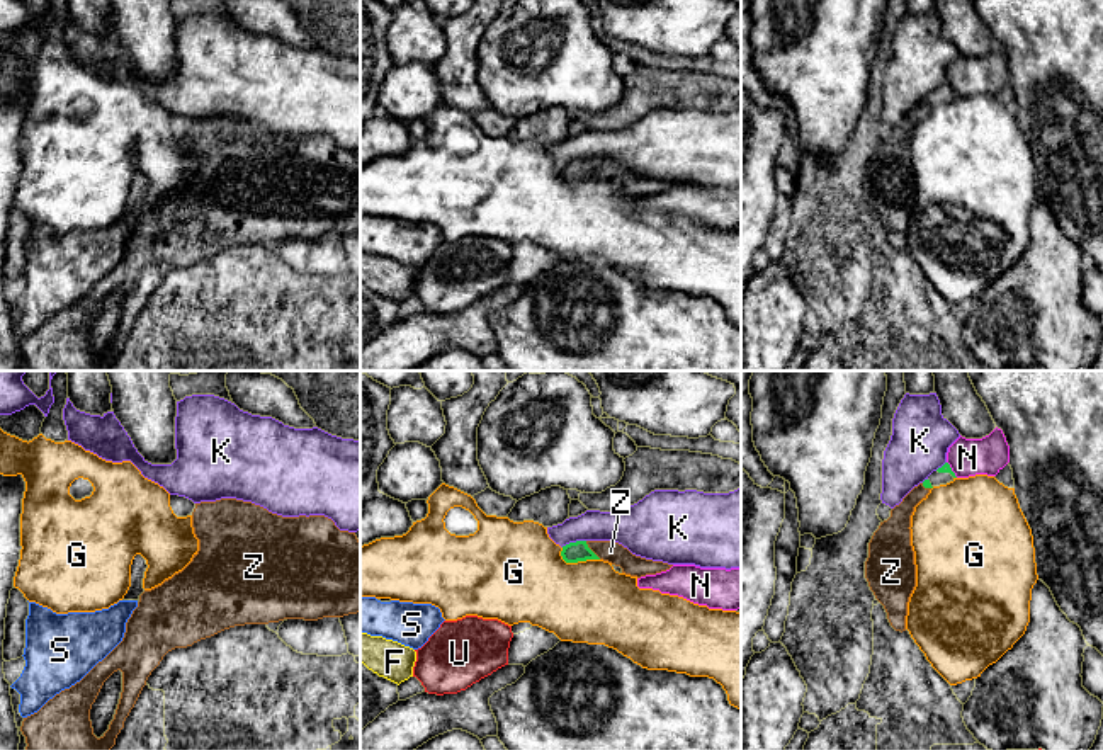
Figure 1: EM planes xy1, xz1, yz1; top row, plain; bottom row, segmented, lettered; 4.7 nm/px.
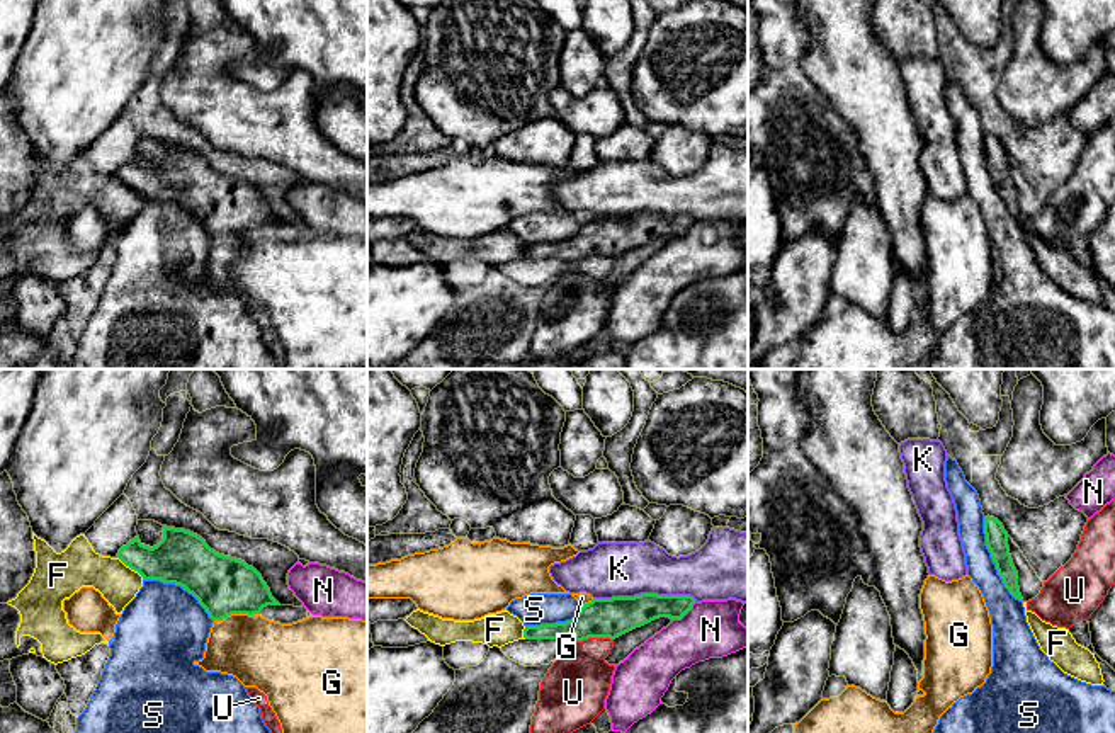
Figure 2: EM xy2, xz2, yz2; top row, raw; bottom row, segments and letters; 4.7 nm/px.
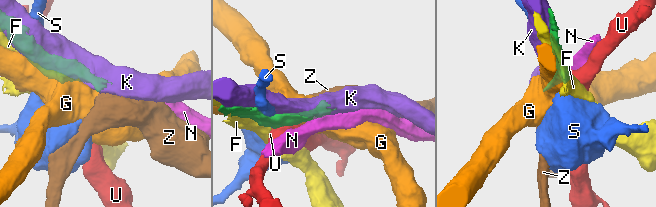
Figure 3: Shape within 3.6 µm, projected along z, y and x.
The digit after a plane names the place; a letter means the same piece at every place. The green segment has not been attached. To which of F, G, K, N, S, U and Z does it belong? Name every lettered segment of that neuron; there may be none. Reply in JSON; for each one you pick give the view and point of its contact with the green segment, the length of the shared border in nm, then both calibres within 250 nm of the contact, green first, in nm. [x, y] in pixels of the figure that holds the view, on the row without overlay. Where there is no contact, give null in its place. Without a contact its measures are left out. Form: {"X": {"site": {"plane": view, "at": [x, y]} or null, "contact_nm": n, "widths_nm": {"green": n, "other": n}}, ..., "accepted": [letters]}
{"Z": {"site": {"plane": "xz1", "at": [590, 169]}, "contact_nm": 120, "widths_nm": {"green": 100, "other": 100}}, "accepted": ["Z"]}

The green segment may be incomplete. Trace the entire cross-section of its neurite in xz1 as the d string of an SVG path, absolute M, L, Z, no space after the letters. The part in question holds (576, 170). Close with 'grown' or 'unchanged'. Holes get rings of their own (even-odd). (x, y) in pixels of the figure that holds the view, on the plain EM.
M576 160L563 165L561 175L566 182L586 179L603 179L622 187L631 196L656 194L670 189L673 184L653 180L632 173L627 167L615 160Z; grown

